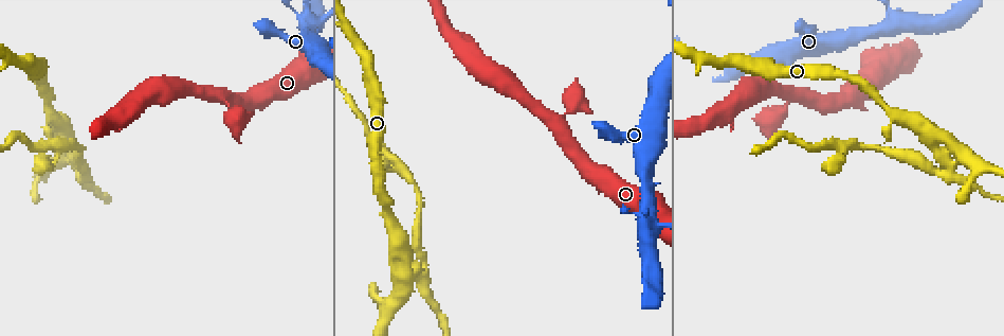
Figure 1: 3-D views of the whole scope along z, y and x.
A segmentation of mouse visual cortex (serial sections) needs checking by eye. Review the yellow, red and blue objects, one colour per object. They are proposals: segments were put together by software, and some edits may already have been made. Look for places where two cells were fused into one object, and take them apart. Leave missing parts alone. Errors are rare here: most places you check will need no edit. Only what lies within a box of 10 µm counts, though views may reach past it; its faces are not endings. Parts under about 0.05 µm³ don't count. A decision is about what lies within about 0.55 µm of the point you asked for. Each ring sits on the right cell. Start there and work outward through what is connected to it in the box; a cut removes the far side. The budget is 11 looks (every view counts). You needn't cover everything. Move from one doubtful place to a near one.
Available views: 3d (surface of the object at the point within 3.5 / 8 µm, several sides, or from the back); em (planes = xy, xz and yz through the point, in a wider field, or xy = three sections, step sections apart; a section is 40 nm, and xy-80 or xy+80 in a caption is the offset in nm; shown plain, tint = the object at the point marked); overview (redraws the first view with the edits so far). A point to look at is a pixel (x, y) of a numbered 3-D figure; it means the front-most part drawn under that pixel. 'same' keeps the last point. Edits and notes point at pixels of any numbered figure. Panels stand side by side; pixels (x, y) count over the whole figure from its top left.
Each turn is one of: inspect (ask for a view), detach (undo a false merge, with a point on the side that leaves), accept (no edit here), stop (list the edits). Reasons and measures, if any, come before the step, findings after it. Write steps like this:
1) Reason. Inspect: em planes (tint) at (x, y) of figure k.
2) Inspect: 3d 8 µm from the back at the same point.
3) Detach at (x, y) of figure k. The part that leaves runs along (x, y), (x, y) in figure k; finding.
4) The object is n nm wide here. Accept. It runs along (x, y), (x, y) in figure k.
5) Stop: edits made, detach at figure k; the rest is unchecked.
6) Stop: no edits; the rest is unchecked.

Sharp bend. Inspect: 3d 3.5 µm at (644, 221) of figure 1.

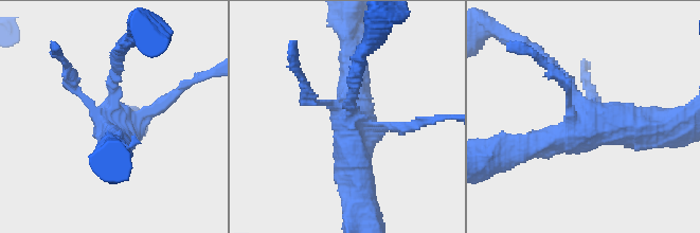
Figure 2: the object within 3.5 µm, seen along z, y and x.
Inspect: em planes (tint) at (353, 120) of figure 2.

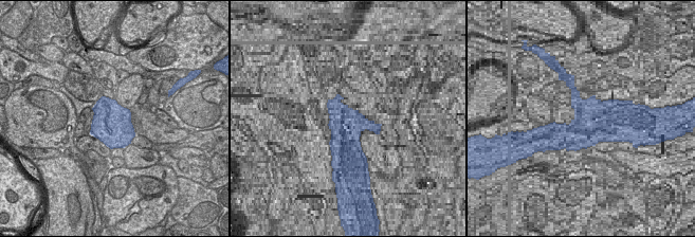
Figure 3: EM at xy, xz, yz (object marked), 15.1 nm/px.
Accept. It runs along (519, 149), (657, 127) in figure 2; one cell here.

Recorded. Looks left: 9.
Inspect: 3d 3.5 µm at (572, 110) of figure 1.

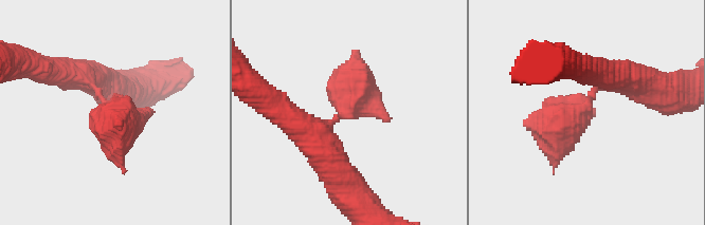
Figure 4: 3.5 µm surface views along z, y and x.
Need the tissue. Inspect: em xy step 1 (tint) at (352, 110) of figure 4.

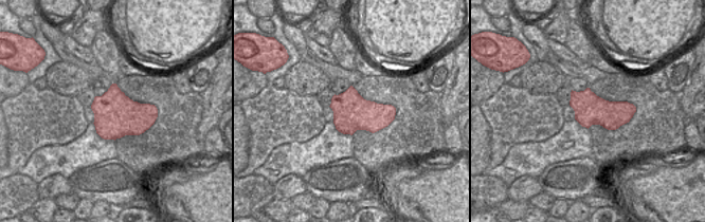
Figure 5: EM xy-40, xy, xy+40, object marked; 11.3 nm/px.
The object is 420 nm wide here. Accept. It runs along (625, 76), (602, 82), (559, 131), (554, 173) in figure 4; all the same cell.

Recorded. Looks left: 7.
Calibre changes. Inspect: 3d 3.5 µm at (895, 116) of figure 1.

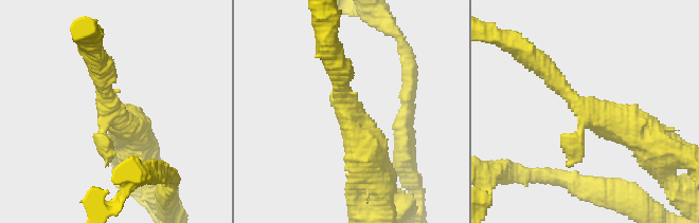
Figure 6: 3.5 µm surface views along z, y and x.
Shape alone is not enough. Inspect: em xy step 5 (tint) at (110, 112) of figure 6.

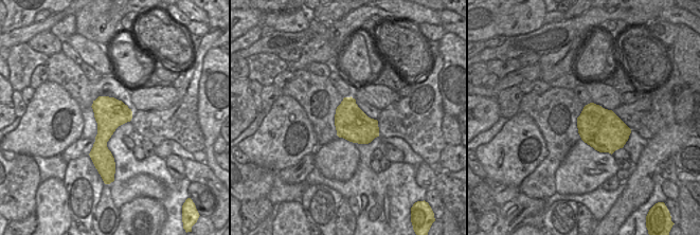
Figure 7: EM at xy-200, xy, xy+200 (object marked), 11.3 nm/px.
Accept. It runs along (542, 66), (586, 111), (645, 141) in figure 6; all the same cell.

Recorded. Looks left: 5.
Branch point. Inspect: 3d 8 µm at (422, 274) of figure 1.

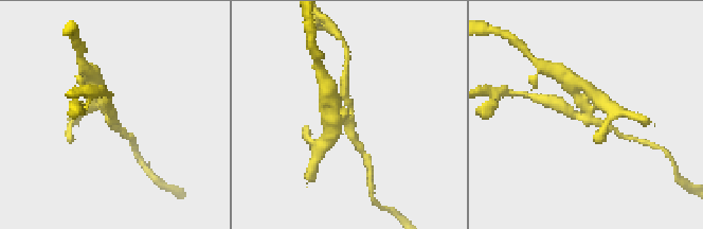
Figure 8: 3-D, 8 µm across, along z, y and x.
3 arms meet here; the arms are 300, 300, 350 nm wide. Inspect: em planes (tint) at the same point.

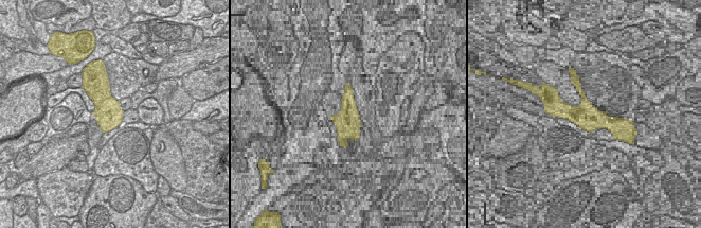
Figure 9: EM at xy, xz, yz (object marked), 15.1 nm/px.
Detach at (353, 137) of figure 8. The part that leaves runs along (345, 120), (349, 118), (345, 86) in figure 8; a second cell is stuck on.

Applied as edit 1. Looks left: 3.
Stop: edits made, detach at figure 8; the rest is unchecked.

